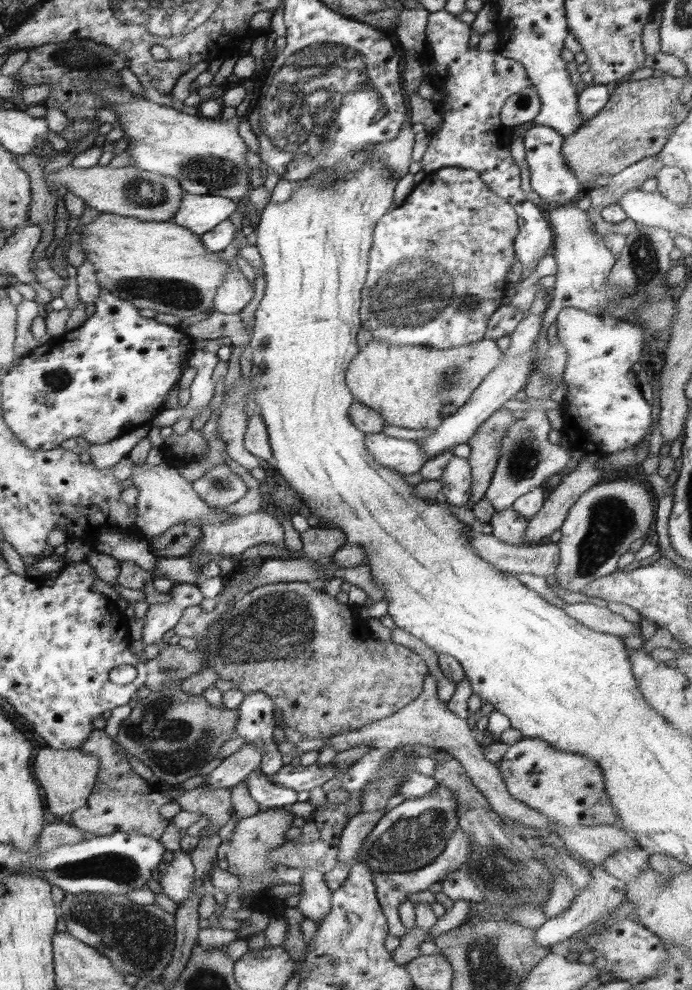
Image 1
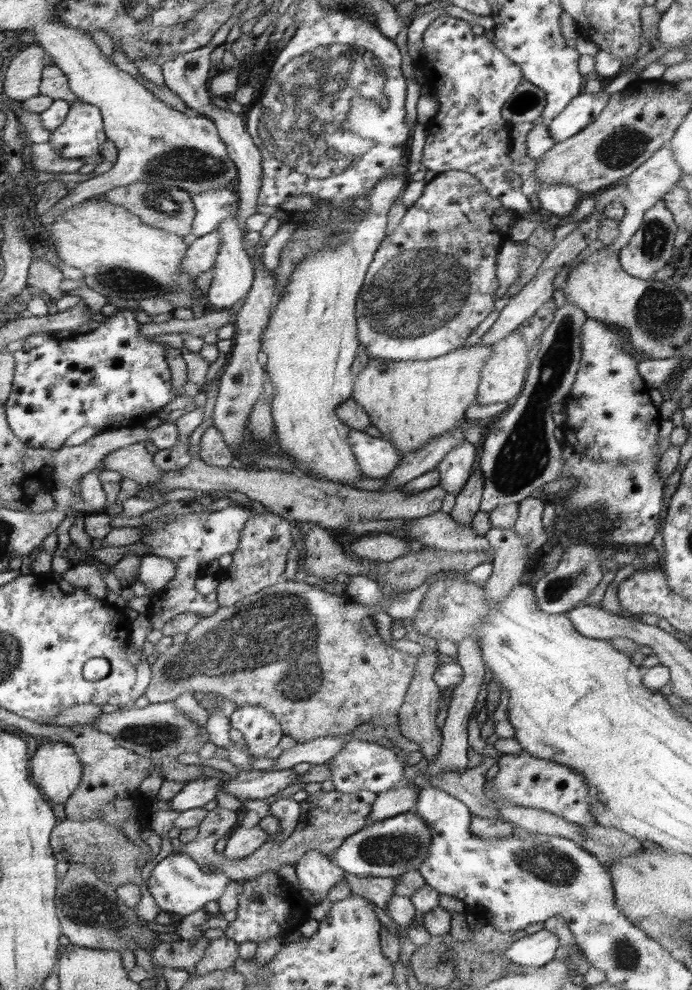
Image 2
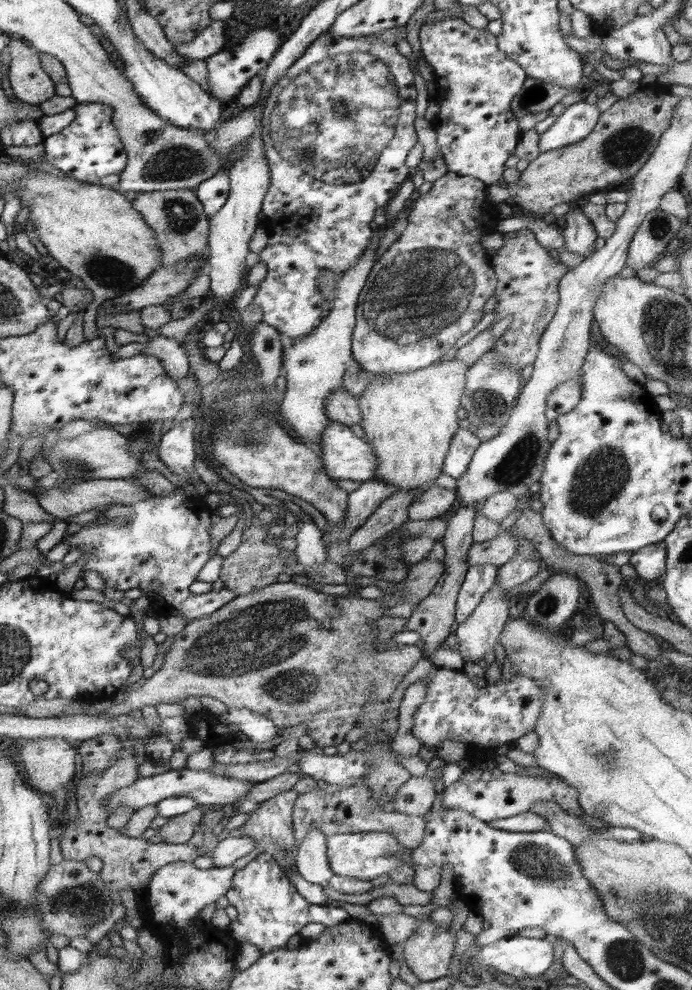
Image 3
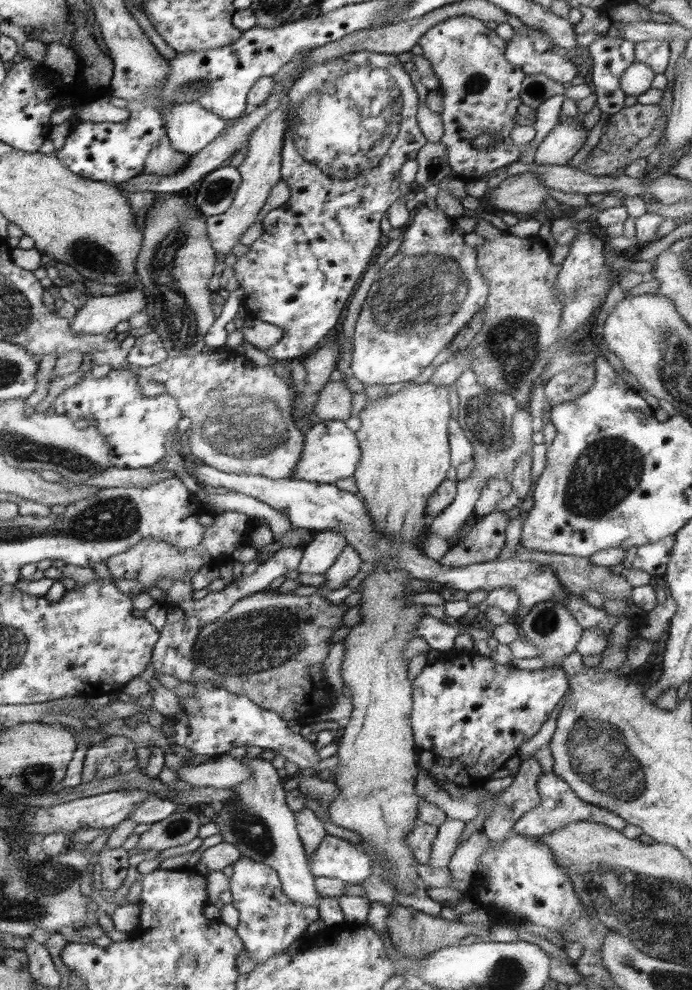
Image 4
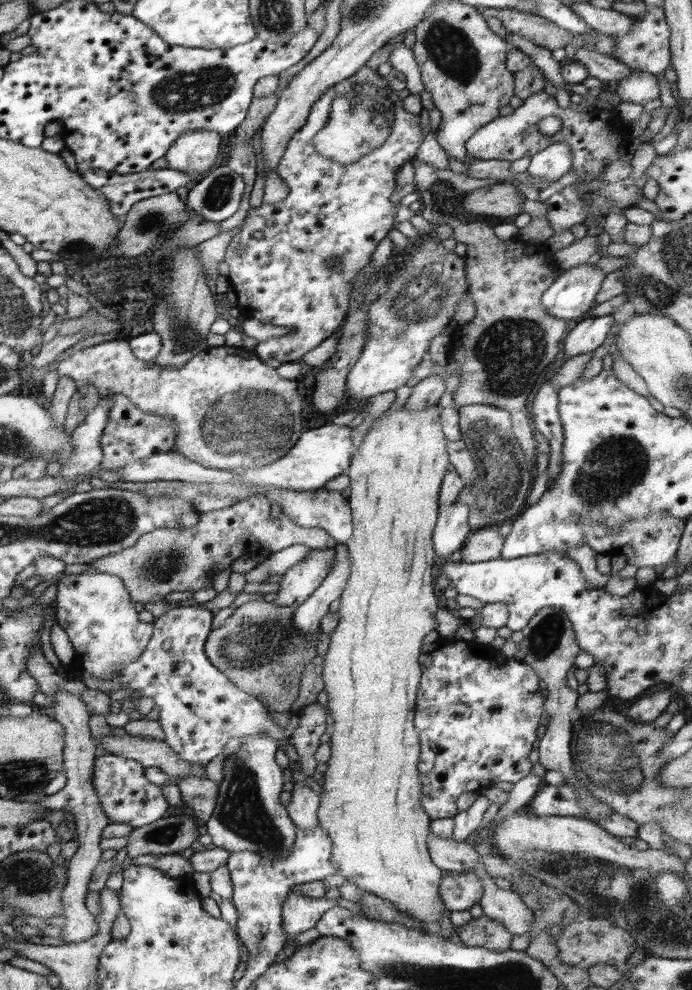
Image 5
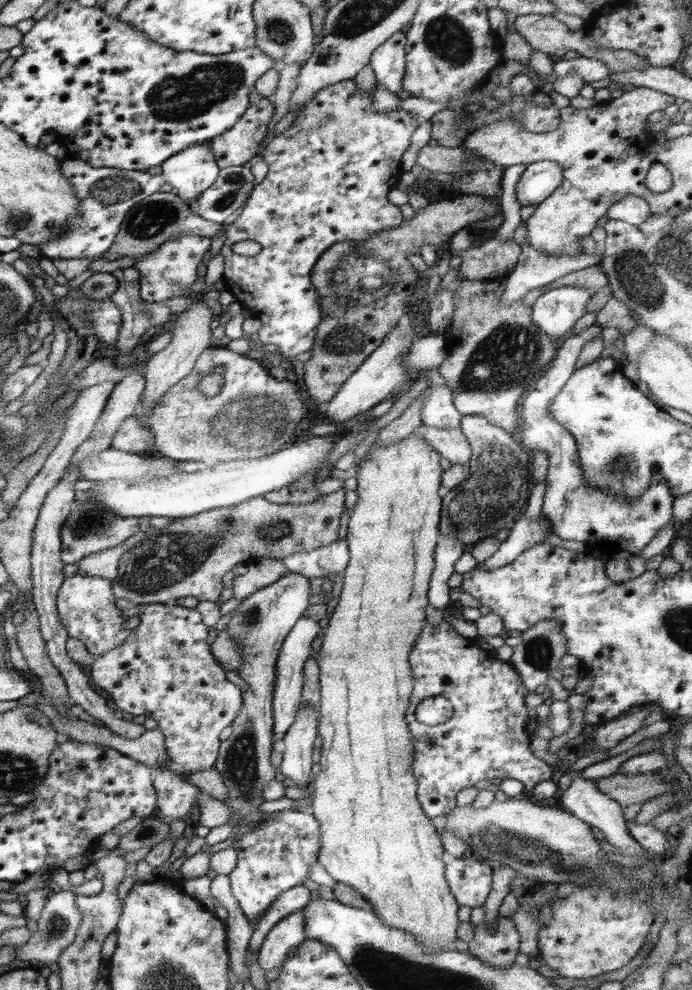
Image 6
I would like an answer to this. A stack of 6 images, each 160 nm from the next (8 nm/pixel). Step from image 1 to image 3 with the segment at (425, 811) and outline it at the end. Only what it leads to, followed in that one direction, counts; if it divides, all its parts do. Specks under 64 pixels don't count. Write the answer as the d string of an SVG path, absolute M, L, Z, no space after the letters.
M390 831L333 834L327 838L326 846L329 865L336 875L365 881L404 866L404 858L411 852Z

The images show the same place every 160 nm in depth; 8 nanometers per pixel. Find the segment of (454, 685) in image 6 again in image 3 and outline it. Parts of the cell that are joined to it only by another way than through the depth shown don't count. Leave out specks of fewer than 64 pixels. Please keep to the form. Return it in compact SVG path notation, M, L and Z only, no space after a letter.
M436 668L428 674L426 699L414 713L413 733L422 746L436 749L444 739L464 742L470 768L478 768L483 760L494 761L497 749L504 744L512 746L517 738L534 731L544 696L544 687L522 674L477 688L462 670Z

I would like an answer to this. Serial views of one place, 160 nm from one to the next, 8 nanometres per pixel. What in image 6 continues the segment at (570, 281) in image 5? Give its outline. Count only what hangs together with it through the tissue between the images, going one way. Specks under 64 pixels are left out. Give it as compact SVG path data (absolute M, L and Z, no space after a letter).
M560 286L541 294L531 306L532 320L539 329L554 340L569 332L571 328L587 313L588 301L593 297L590 290L578 286Z

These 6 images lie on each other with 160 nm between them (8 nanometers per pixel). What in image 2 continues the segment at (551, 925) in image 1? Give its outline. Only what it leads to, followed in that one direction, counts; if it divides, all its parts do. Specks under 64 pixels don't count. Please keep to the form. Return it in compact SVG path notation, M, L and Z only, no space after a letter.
M544 928L536 933L524 935L503 953L513 963L534 970L554 960L554 952L558 950L559 945L559 936Z

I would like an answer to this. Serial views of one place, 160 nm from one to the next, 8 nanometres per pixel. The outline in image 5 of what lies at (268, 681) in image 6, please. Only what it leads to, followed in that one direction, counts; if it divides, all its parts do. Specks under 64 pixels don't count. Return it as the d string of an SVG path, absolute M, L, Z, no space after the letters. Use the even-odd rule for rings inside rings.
M311 549L298 564L286 570L280 589L276 593L275 605L296 608L303 603L325 579L333 565L335 550ZM257 734L241 738L239 752L227 755L224 760L223 781L219 786L218 798L212 816L205 822L207 833L212 836L212 846L225 848L231 853L240 850L252 850L264 858L278 858L279 854L287 854L293 847L297 826L287 813L286 807L280 802L282 786L289 778L289 773L282 770L275 762L276 752L280 749L277 742L267 734Z

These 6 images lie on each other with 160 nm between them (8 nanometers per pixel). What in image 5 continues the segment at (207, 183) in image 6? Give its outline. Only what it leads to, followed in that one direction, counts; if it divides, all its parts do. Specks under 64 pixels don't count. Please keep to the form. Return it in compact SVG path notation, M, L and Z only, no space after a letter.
M190 130L174 141L166 152L168 168L192 176L200 182L218 166L223 137L213 130Z

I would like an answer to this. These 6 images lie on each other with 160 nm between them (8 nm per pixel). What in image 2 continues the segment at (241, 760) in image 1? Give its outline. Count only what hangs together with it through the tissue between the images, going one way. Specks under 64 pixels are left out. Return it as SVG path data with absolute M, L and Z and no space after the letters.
M200 776L198 779L186 782L182 790L171 798L170 808L184 812L192 808L203 807L207 802L216 798L221 780L223 780L222 776Z

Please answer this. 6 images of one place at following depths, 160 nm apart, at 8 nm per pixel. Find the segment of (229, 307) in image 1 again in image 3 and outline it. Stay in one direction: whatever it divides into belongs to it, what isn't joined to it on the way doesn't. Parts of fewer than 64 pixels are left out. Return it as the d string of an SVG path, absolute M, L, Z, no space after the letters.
M256 133L249 140L248 153L244 157L235 162L234 166L228 170L228 178L230 180L230 191L226 204L222 206L222 209L218 211L209 223L209 235L208 235L208 252L207 261L212 266L212 272L210 272L210 292L216 296L216 298L232 298L236 296L236 292L244 287L246 284L246 273L244 266L246 266L246 256L251 251L248 248L250 244L250 238L254 234L254 230L260 225L258 220L258 214L262 212L262 200L266 198L266 191L270 190L270 167L266 163L266 151L264 151L264 145L262 145L262 137Z

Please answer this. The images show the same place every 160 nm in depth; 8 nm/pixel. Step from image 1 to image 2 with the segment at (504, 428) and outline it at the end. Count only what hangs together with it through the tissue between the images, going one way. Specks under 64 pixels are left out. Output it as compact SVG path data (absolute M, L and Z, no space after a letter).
M476 467L464 488L456 495L455 505L449 513L462 526L470 525L474 515L481 510L480 505L484 486L481 474L482 471Z

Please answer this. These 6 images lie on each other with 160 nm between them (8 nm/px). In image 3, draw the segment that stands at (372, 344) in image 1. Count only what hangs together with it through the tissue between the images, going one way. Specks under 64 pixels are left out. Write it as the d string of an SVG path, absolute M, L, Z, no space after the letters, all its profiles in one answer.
M456 359L439 361L426 368L395 375L376 375L357 401L361 410L360 426L370 443L377 466L374 479L395 486L397 491L415 490L419 494L434 484L442 474L444 459L449 451L454 433L459 429L458 406L461 405L466 373L471 366Z

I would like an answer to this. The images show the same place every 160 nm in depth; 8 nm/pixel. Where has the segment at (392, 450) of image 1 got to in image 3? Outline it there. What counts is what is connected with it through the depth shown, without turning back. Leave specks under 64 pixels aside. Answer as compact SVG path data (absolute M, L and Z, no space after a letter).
M330 422L330 425L323 430L320 448L320 460L332 478L360 482L374 478L377 462L370 443L365 438L356 436L350 426L340 422Z

